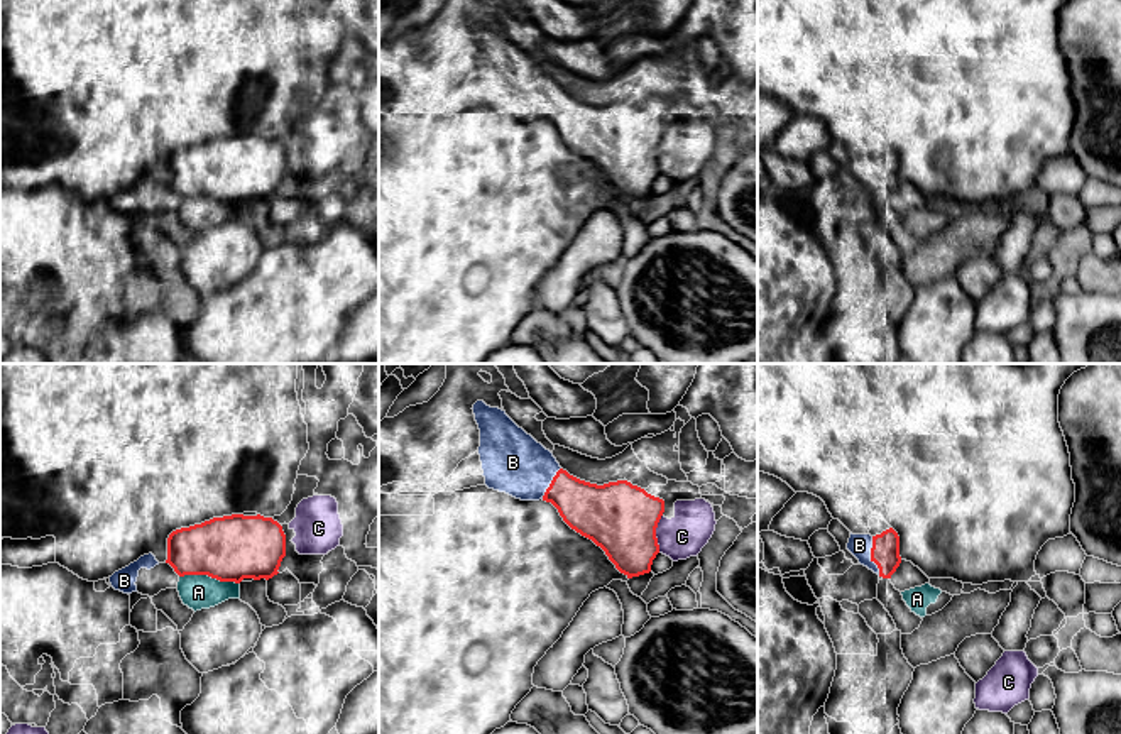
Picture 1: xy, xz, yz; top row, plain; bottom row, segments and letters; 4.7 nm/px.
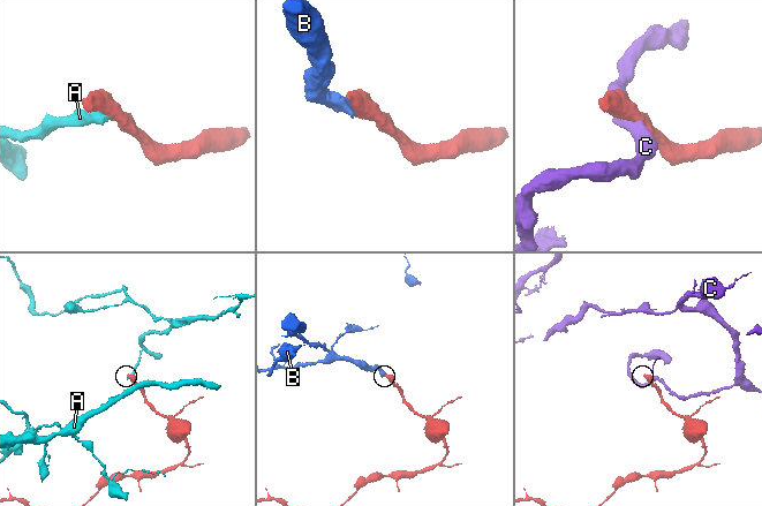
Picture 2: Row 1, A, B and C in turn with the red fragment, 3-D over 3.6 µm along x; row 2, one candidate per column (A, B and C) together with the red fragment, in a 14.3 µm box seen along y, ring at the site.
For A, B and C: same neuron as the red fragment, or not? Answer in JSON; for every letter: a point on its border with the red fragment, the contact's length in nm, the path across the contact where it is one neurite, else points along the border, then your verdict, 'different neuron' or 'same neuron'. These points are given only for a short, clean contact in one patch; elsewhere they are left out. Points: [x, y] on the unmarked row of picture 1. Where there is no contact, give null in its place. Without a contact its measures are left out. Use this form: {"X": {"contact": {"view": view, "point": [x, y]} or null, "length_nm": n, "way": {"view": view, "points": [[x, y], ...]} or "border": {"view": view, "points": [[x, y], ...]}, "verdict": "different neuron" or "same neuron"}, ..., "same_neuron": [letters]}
{"A": {"contact": {"view": "xy", "point": [210, 197]}, "length_nm": 300, "verdict": "different neuron"}, "B": {"contact": {"view": "yz", "point": [871, 176]}, "length_nm": 190, "verdict": "same neuron"}, "C": {"contact": {"view": "xz", "point": [655, 154]}, "length_nm": 180, "verdict": "different neuron"}, "same_neuron": ["B"]}

